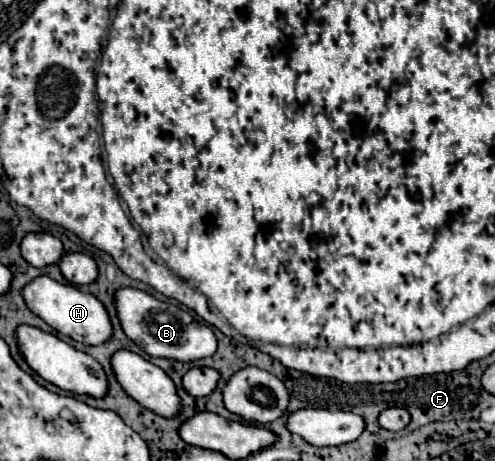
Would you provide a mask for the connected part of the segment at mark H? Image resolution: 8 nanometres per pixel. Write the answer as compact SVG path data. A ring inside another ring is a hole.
M41 275L23 289L23 297L27 307L35 315L39 315L47 325L57 329L61 335L71 337L73 341L79 341L85 345L99 345L113 335L113 325L103 303L95 295L83 293L73 285L63 285Z

